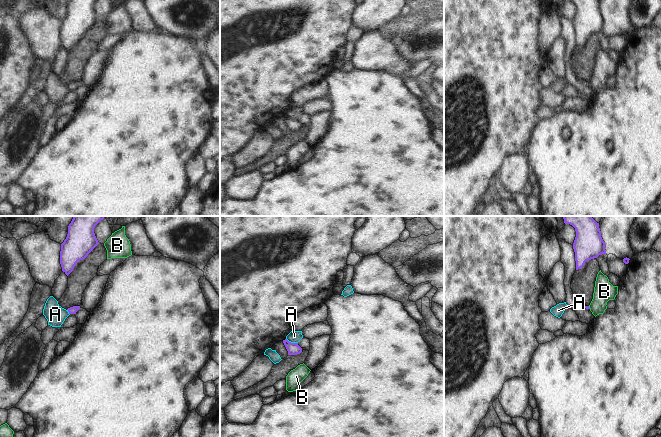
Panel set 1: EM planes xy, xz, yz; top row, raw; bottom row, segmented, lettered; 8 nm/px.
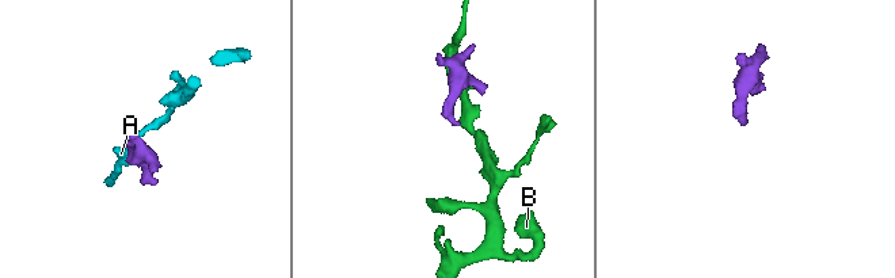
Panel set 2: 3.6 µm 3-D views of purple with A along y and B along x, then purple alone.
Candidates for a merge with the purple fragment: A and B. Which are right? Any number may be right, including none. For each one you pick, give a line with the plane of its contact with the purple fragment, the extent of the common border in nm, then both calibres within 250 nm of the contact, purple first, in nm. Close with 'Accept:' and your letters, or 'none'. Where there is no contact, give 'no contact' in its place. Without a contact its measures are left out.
Accept: none

